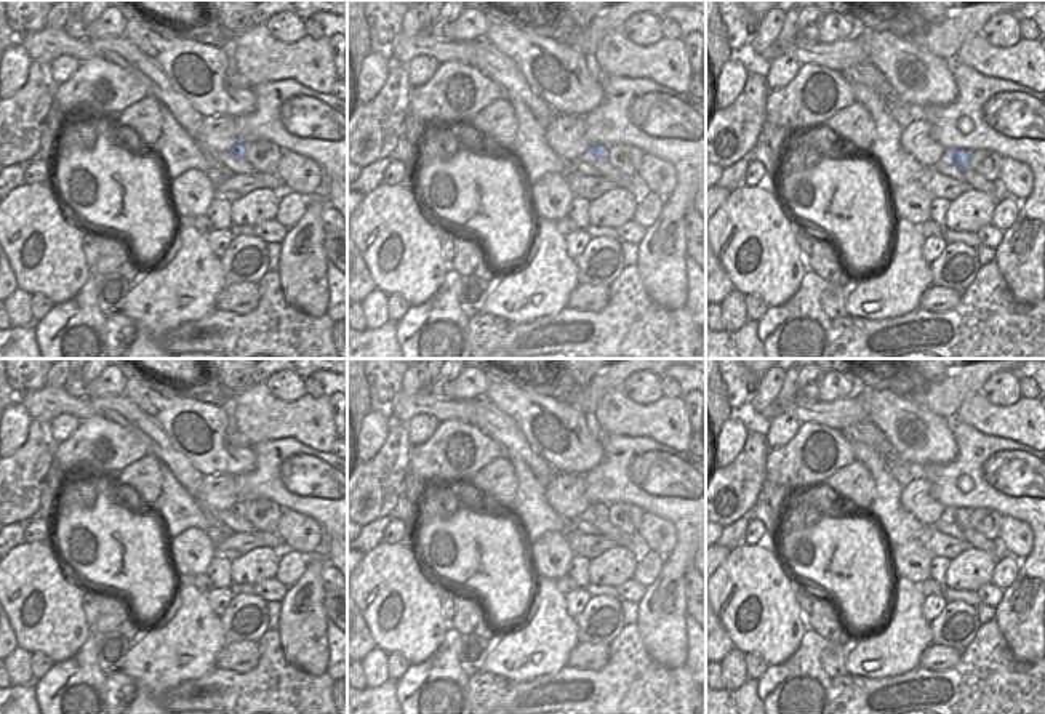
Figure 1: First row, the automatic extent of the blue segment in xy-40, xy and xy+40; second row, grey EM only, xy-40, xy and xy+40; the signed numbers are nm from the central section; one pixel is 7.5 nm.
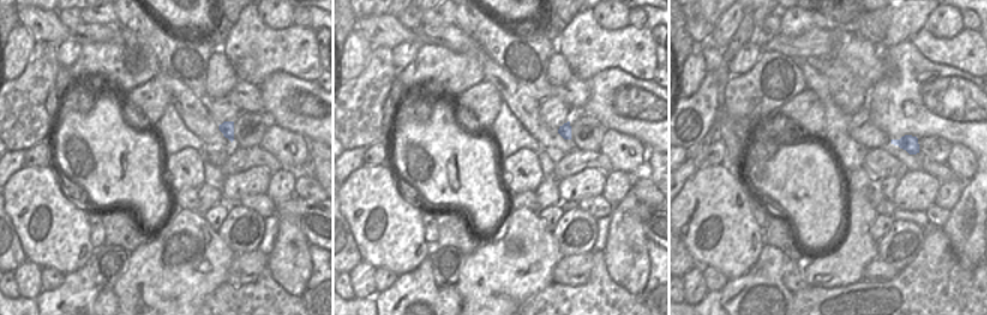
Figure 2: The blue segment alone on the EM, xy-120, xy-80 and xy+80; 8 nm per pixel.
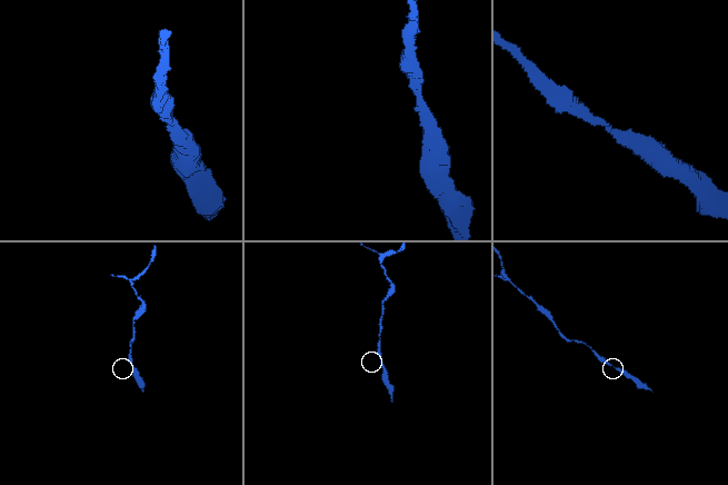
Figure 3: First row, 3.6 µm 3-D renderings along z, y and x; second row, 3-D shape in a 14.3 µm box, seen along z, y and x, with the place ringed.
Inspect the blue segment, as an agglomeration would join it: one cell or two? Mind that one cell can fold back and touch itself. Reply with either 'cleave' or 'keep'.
keep

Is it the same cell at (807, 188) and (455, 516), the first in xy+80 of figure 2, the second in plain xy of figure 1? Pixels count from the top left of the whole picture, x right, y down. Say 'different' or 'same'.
same

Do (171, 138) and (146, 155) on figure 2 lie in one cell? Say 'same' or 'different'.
different

